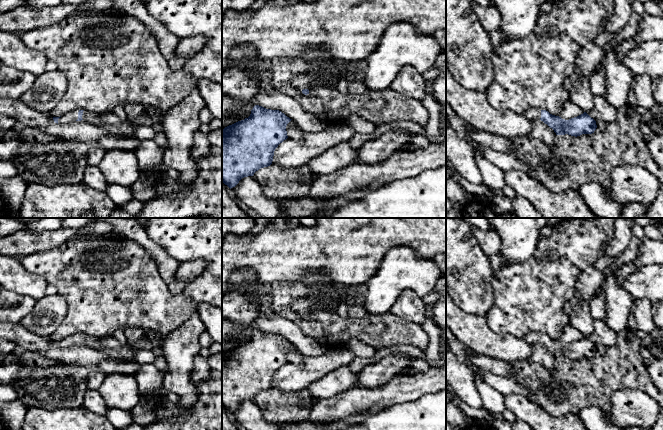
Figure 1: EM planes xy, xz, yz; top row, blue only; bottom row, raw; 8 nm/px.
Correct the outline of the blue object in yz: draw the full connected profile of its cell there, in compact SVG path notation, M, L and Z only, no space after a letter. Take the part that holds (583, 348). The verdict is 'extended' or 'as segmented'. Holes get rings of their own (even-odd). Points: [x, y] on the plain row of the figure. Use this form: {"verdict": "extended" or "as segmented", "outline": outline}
{"verdict": "extended", "outline": "M530 332L524 339L531 346L540 343L552 352L556 359L568 358L577 361L582 358L592 358L597 352L596 345L586 336L569 344L552 339L548 335L539 332Z"}

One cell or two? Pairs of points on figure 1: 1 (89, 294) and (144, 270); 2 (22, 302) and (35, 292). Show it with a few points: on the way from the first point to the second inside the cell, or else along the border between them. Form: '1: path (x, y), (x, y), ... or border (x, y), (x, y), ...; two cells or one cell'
1: path (103, 293), (121, 293), (130, 284); one cell
2: border (10, 290), (31, 296), (35, 300); two cells

